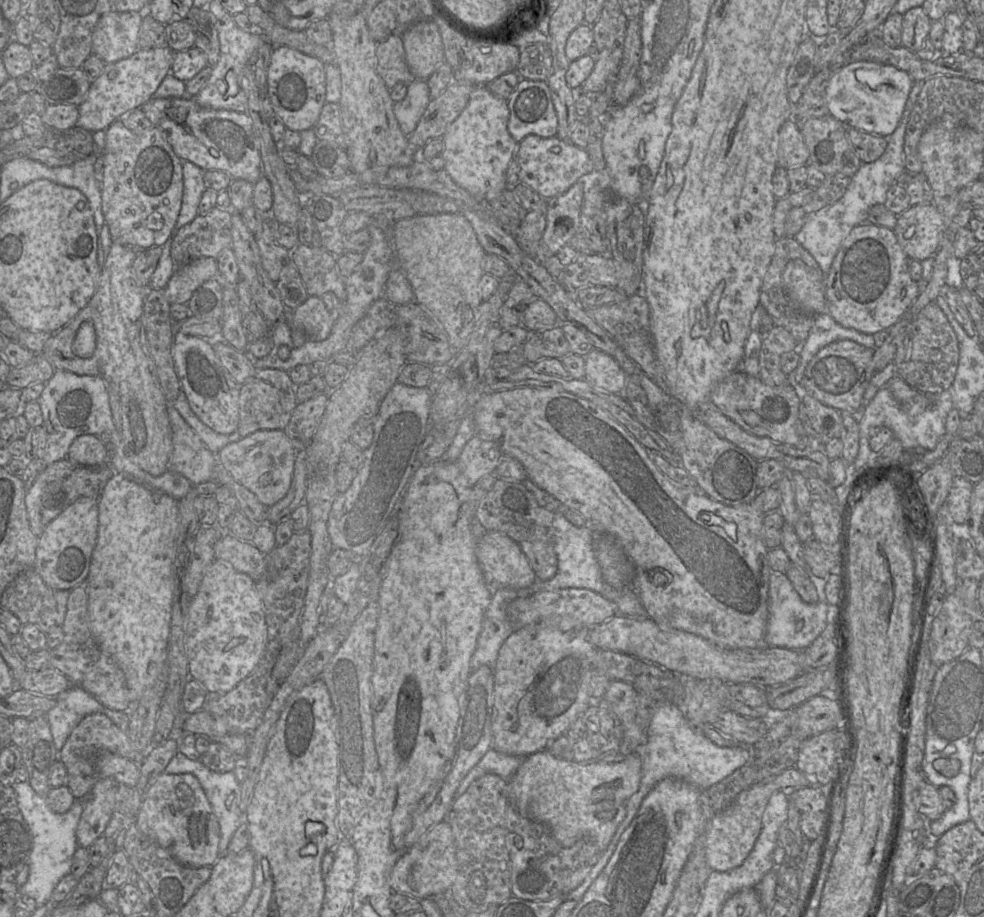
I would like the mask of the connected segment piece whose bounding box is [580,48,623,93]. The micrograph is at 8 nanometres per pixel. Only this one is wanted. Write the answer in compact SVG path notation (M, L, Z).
M623 48L604 49L598 54L594 68L584 81L580 91L586 93L604 90L609 81L615 79L622 60Z

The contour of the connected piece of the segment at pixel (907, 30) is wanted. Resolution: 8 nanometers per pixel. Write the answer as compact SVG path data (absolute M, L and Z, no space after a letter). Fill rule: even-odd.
M922 6L912 8L903 15L902 46L909 50L918 51L924 40L928 38L931 29L931 19Z

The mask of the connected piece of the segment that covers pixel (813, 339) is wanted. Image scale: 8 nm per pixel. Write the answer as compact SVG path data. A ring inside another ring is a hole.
M828 313L816 315L808 337L798 348L799 364L796 370L788 375L789 382L794 387L798 387L810 360L823 347L839 340L851 340L868 348L876 348L873 334L865 334L852 328L845 328L838 324Z

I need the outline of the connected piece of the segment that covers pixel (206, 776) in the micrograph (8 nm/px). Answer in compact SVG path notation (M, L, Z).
M181 752L176 753L164 772L167 774L192 774L197 778L220 826L219 853L220 855L227 853L229 843L234 833L244 822L244 814L239 809L241 784L237 781L234 772L214 772L208 769L200 760L190 760Z

